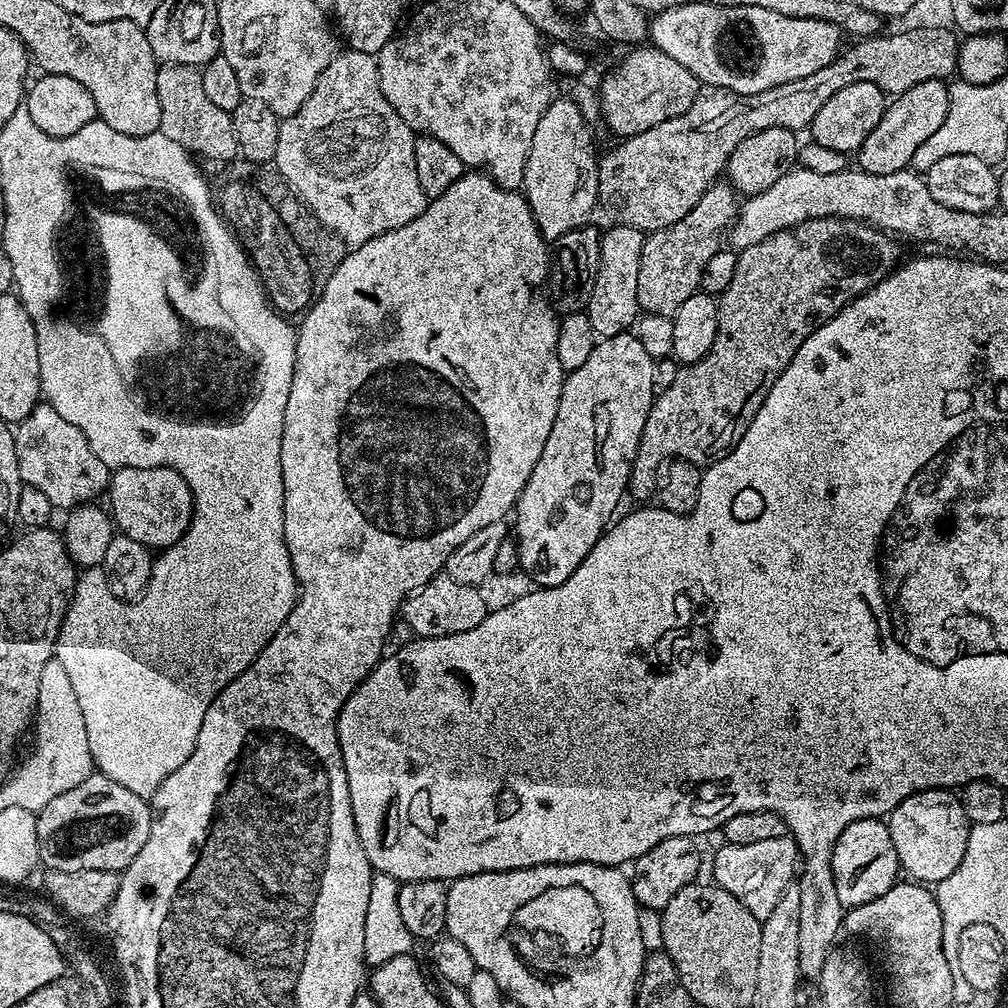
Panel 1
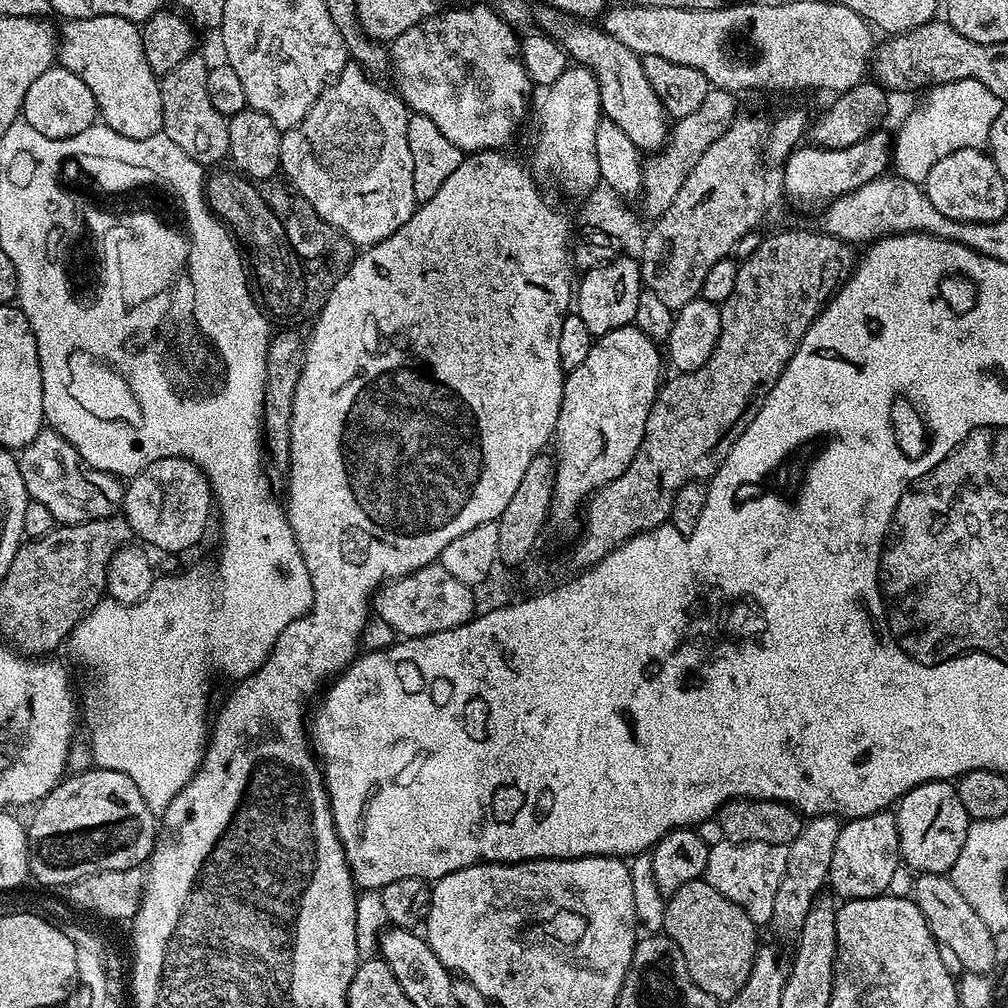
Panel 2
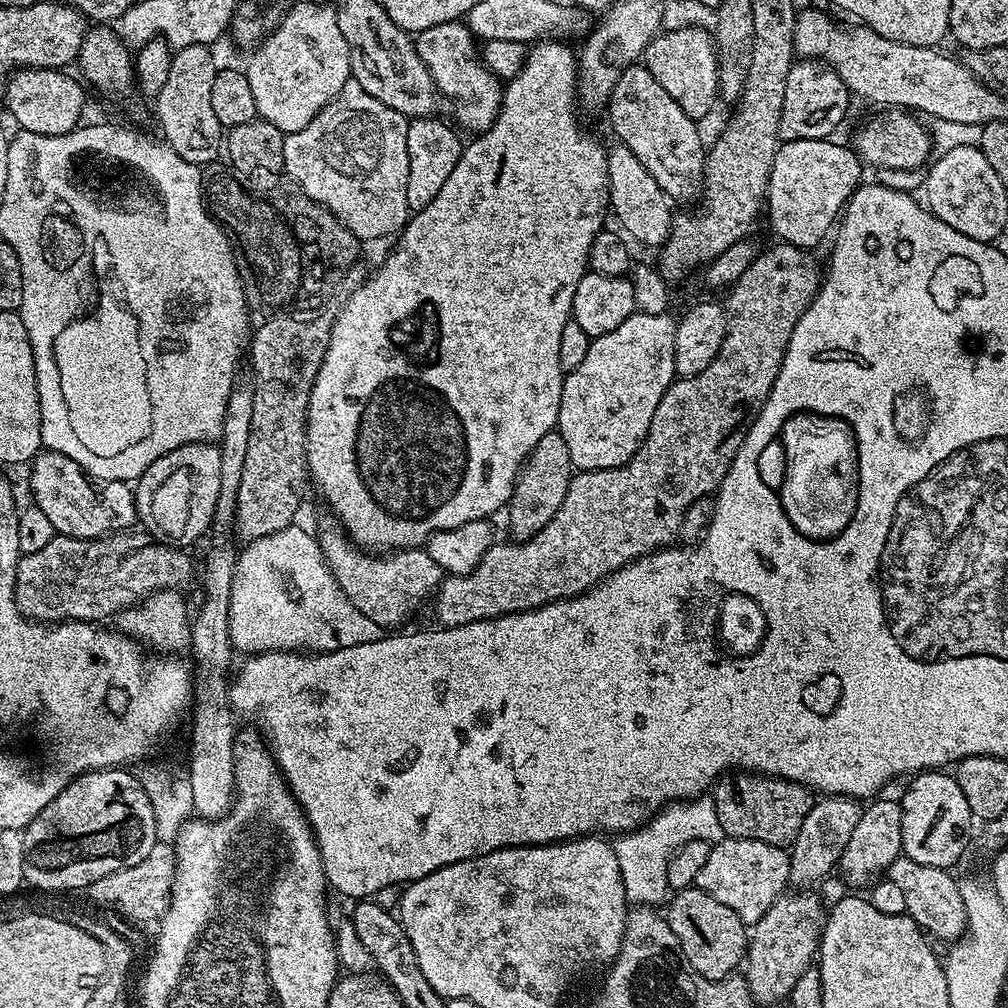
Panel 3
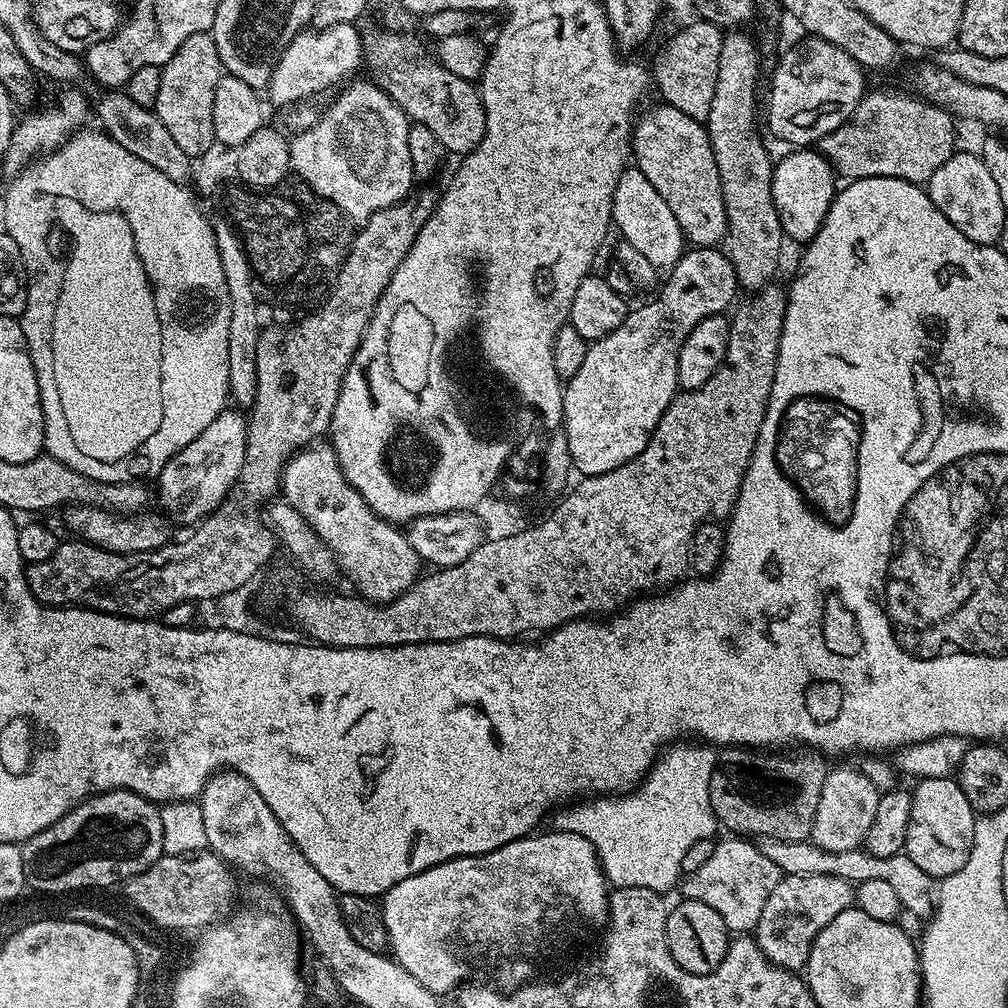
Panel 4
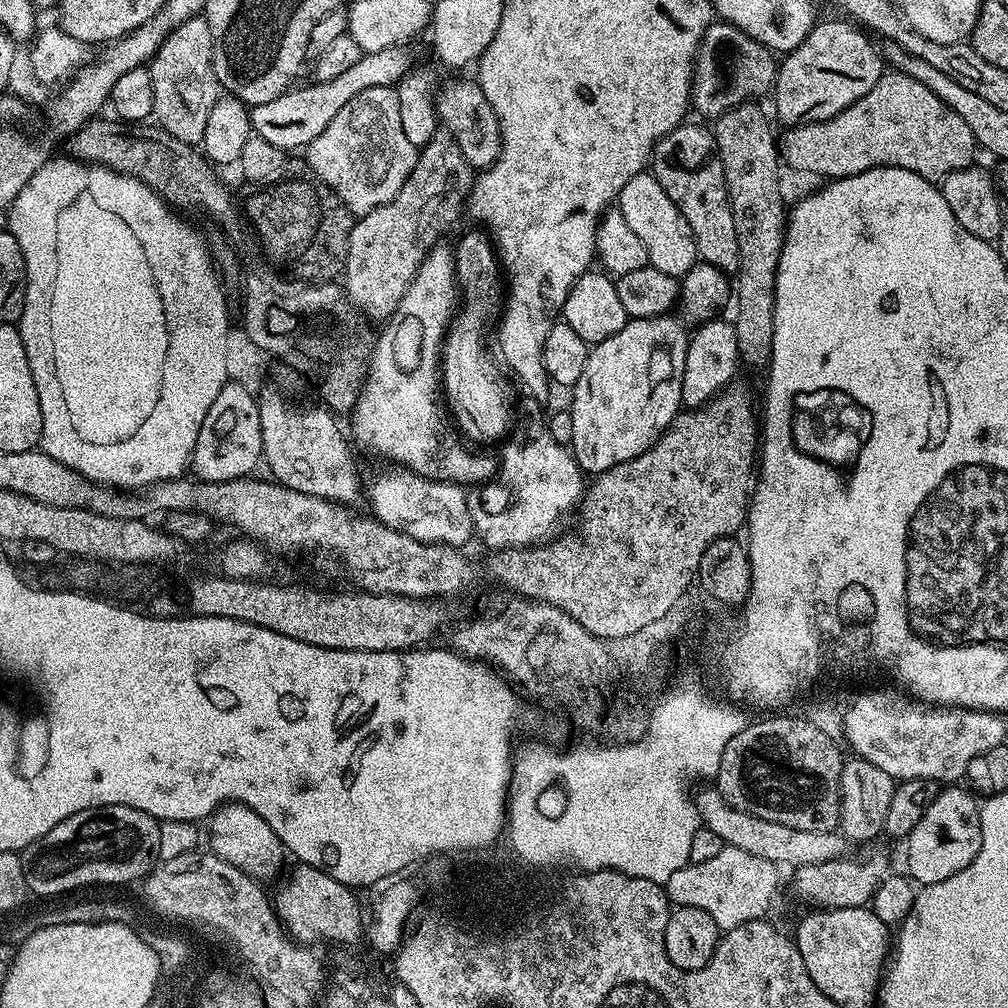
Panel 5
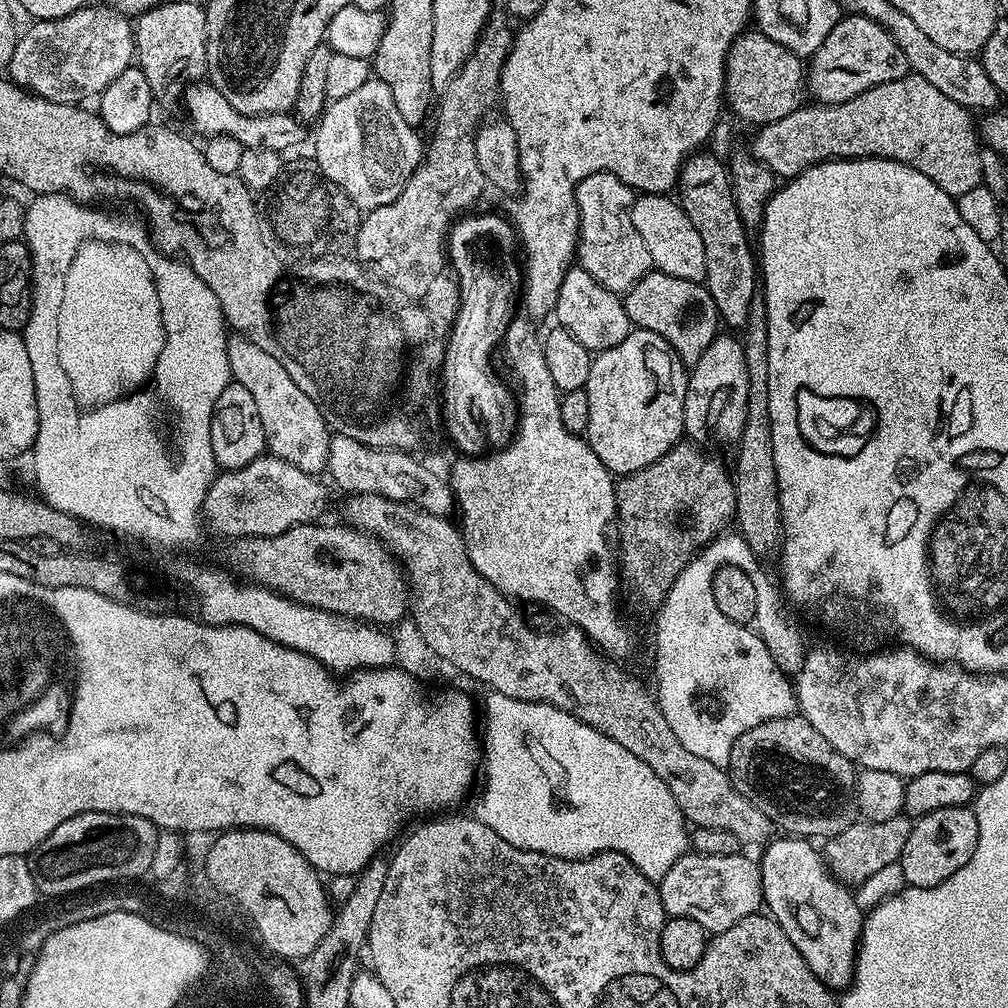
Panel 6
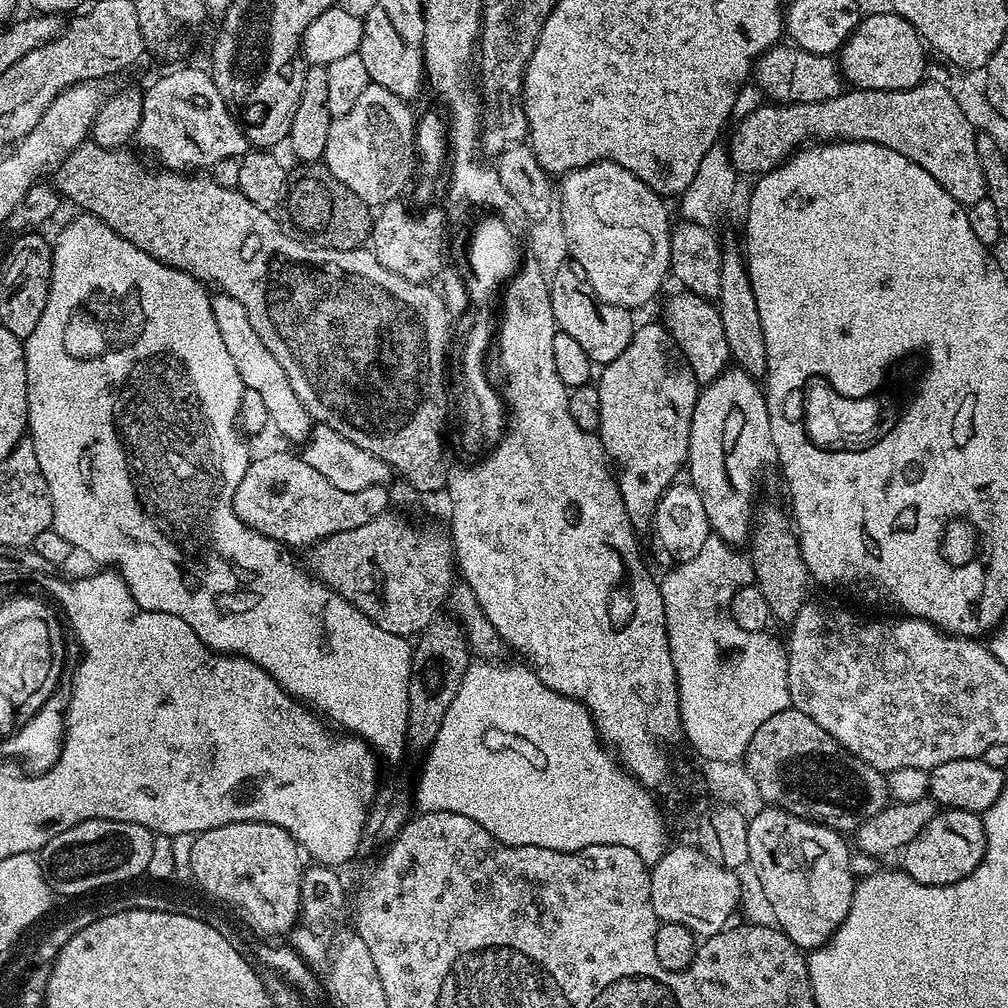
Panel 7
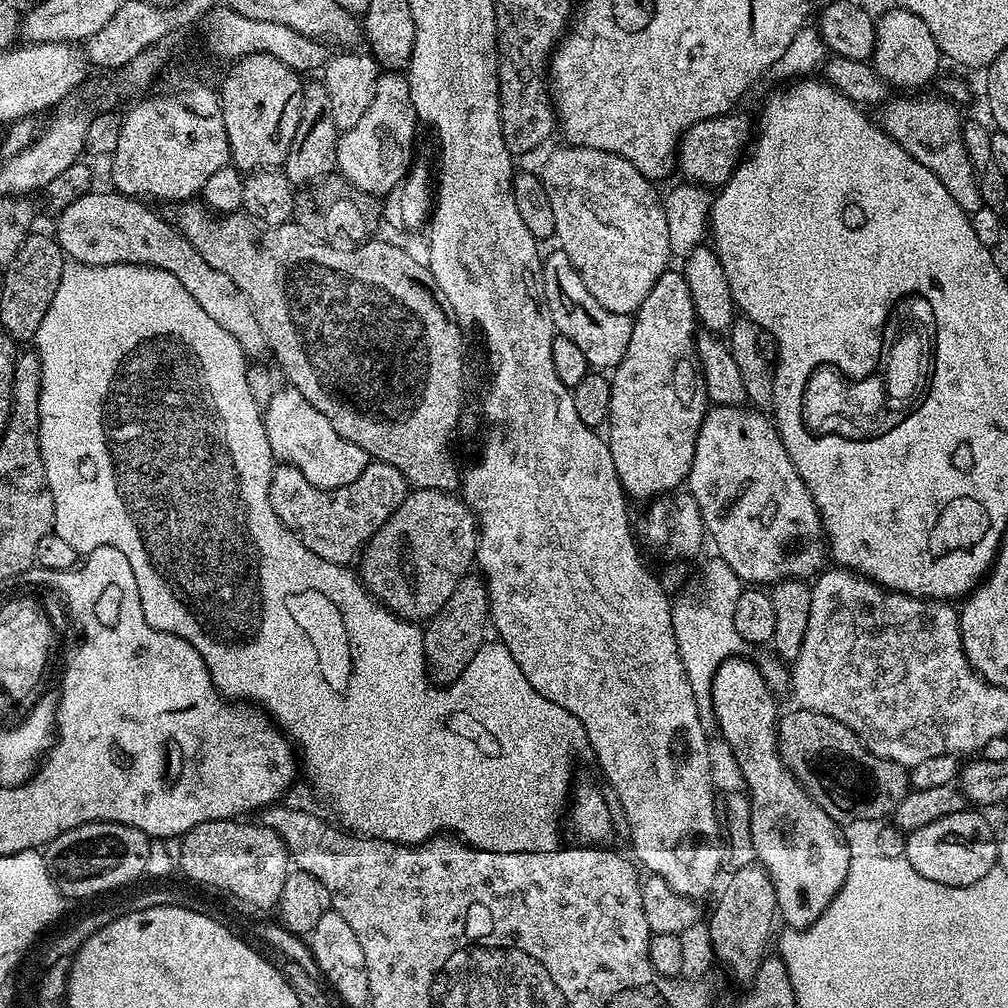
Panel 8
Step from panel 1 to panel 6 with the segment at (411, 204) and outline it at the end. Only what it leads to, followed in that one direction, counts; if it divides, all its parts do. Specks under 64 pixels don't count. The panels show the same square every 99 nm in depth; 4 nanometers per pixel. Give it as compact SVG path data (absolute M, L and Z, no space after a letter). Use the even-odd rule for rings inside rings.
M369 78L346 98L331 101L316 128L314 159L321 176L340 187L350 202L367 214L402 194L402 186L415 174L422 159L422 140L415 127L402 119L390 86Z

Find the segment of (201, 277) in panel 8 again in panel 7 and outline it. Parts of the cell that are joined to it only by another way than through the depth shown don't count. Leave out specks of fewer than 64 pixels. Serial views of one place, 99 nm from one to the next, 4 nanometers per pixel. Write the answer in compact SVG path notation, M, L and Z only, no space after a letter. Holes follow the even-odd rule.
M217 291L212 296L214 322L218 322L218 334L222 334L222 343L226 346L226 354L234 362L234 370L238 370L238 378L242 378L245 388L258 390L266 404L271 427L276 427L288 440L307 441L312 434L314 421L312 415L302 406L298 394L294 394L294 386L290 386L290 378L286 378L286 370L278 363L278 358L262 346L262 338L254 326L250 326L250 318L246 318L246 310L238 298L230 298L230 294Z

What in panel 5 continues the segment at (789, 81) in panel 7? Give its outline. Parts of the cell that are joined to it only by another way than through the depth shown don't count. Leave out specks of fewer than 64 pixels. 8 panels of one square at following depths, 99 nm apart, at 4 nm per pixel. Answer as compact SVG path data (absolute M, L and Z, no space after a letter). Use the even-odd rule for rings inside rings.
M714 22L706 30L696 53L696 67L692 74L691 107L700 116L715 118L735 108L737 104L751 101L773 91L776 83L778 60L769 49L763 48L733 24Z

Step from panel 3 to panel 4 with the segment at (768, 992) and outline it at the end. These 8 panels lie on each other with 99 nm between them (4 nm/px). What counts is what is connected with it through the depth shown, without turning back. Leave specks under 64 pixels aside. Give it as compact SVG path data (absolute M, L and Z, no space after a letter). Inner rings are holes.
M814 874L781 878L770 898L766 898L762 918L758 918L758 926L754 929L754 939L762 954L780 968L799 973L807 965L818 934L822 934L838 914L853 907L852 892L853 884L833 876Z

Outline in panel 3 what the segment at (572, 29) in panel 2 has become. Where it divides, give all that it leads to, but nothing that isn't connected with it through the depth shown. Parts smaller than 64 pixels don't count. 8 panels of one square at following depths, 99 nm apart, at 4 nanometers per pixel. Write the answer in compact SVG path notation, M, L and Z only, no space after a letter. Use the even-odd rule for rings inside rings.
M643 63L632 64L618 78L606 105L607 112L612 132L620 139L617 141L650 170L669 200L695 201L703 193L706 144L700 141L697 121L691 120L686 110L662 90Z

